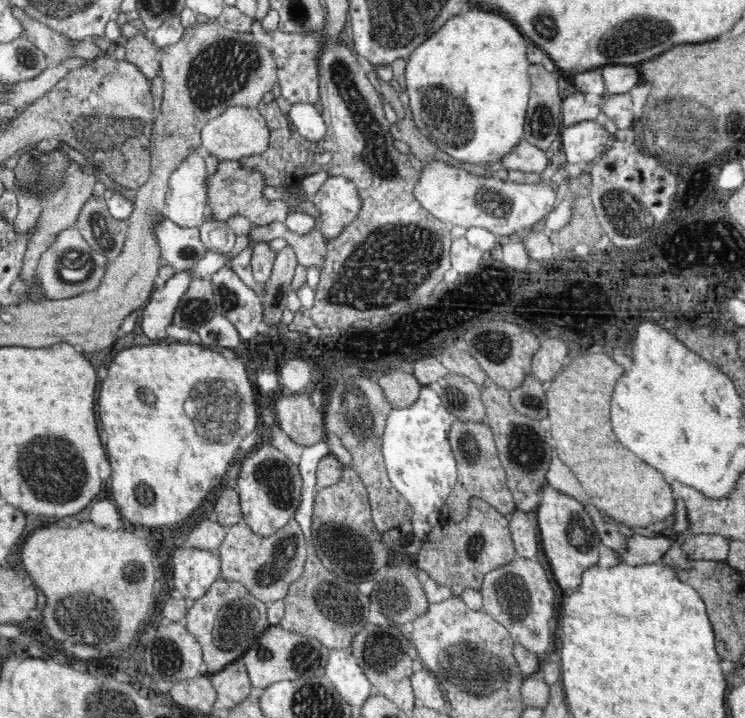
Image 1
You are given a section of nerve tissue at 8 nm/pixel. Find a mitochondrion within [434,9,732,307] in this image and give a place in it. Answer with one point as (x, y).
(690, 132)

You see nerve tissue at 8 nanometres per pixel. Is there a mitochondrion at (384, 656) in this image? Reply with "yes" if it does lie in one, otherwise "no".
yes

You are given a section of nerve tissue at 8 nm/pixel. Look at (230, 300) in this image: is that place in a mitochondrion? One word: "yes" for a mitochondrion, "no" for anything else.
yes

